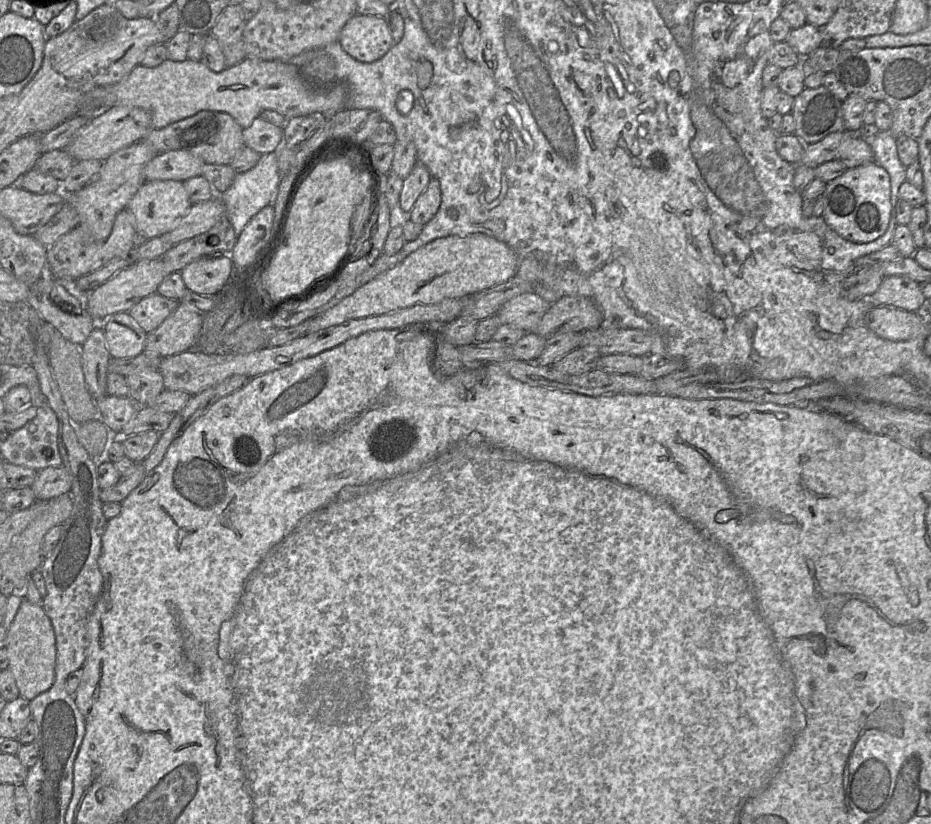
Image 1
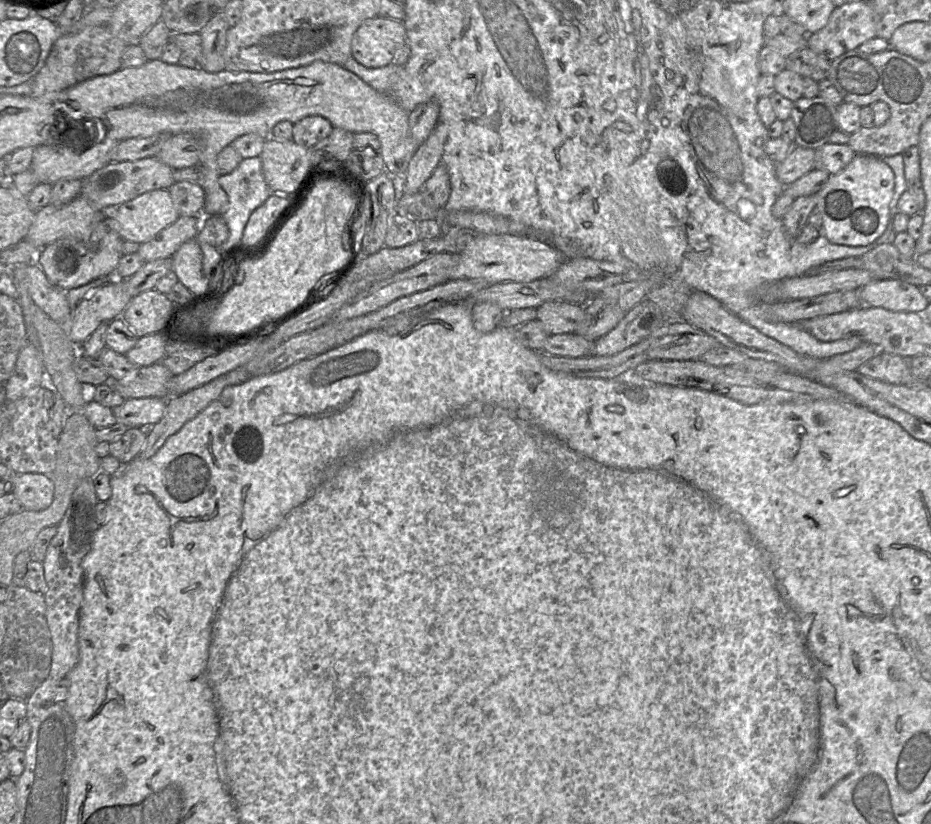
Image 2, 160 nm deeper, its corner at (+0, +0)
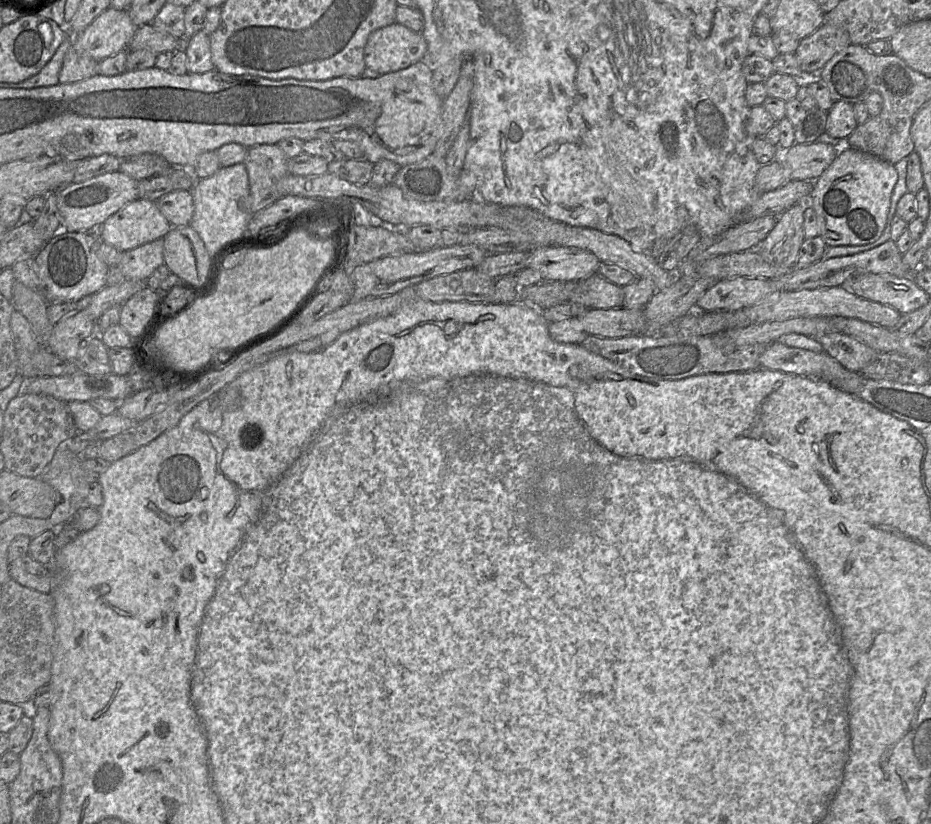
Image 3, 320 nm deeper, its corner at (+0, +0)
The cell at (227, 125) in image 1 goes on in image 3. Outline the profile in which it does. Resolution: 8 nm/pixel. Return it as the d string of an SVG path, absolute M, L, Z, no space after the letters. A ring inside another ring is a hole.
M143 153L122 159L119 170L140 181L155 175L167 174L173 166L161 155Z

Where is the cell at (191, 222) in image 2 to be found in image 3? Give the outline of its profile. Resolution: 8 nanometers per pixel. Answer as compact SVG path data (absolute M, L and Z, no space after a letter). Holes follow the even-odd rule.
M160 238L123 252L119 265L125 278L146 281L159 266L164 264L163 251L164 240Z

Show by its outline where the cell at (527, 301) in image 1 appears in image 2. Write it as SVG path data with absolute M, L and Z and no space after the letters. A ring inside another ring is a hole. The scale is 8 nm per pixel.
M547 301L536 309L536 320L549 335L574 333L585 317L584 305L565 301Z

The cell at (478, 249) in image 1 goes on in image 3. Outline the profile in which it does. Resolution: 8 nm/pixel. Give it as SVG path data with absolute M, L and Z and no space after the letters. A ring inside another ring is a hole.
M538 246L529 251L527 268L538 271L542 282L578 281L597 274L601 261L593 253L573 247Z

